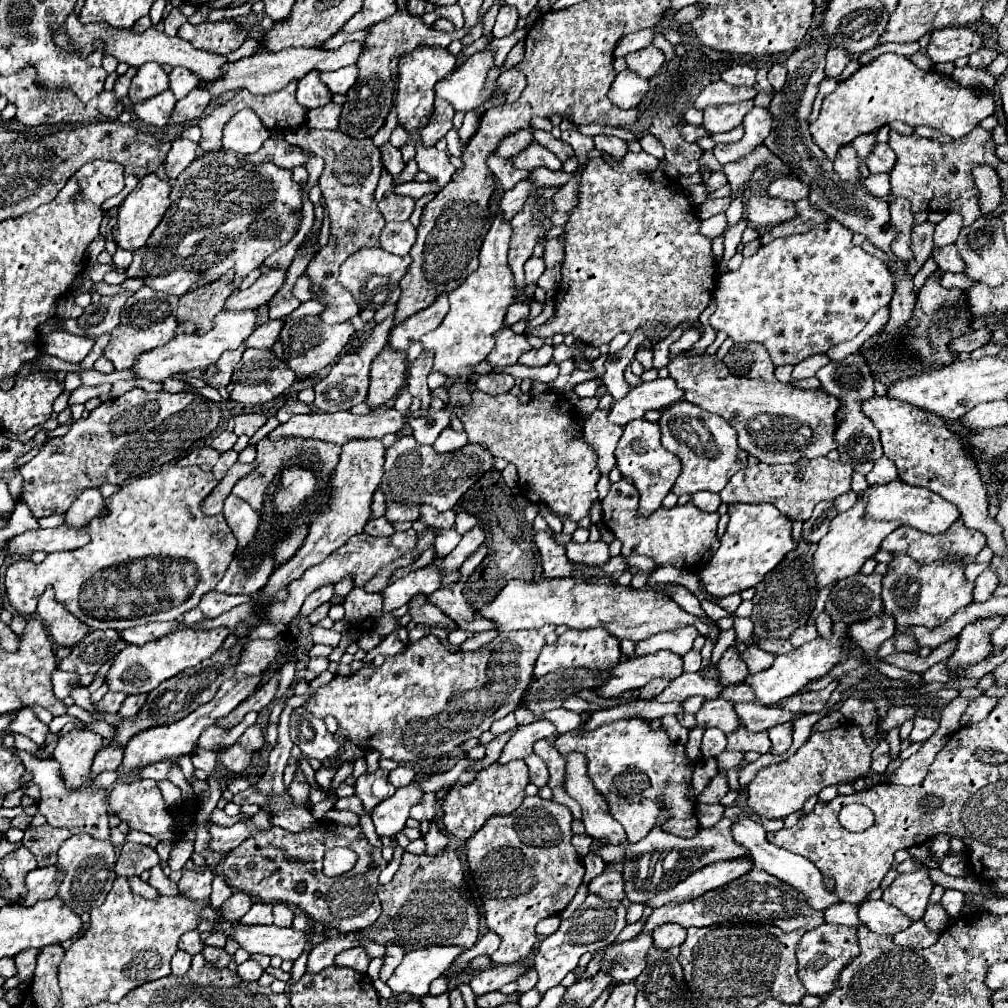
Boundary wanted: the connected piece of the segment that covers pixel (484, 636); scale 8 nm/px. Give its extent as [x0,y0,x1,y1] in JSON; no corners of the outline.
[461,630,497,652]

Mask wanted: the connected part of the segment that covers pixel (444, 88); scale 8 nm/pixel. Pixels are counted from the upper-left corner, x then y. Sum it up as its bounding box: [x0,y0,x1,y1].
[435,50,497,112]

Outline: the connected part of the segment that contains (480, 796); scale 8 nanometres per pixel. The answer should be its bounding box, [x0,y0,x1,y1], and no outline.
[443,760,529,840]

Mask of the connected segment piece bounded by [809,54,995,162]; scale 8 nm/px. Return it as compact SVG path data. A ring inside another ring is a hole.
M881 54L871 64L861 66L851 78L837 84L835 92L823 100L819 118L809 126L809 134L833 162L839 150L857 136L871 134L893 120L929 126L951 138L963 138L979 126L981 120L991 116L993 108L991 96L977 96L975 90L959 86L947 74L925 72L905 56Z

